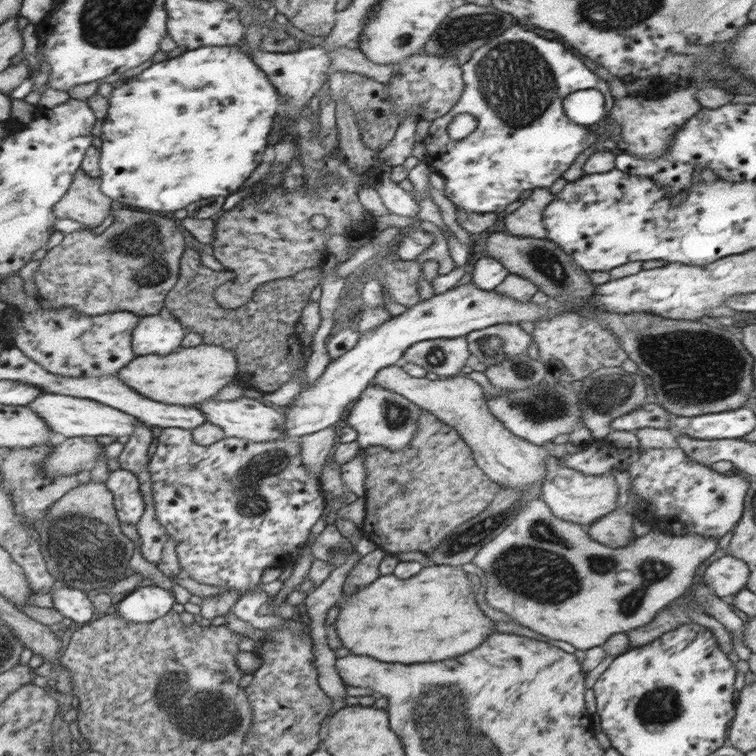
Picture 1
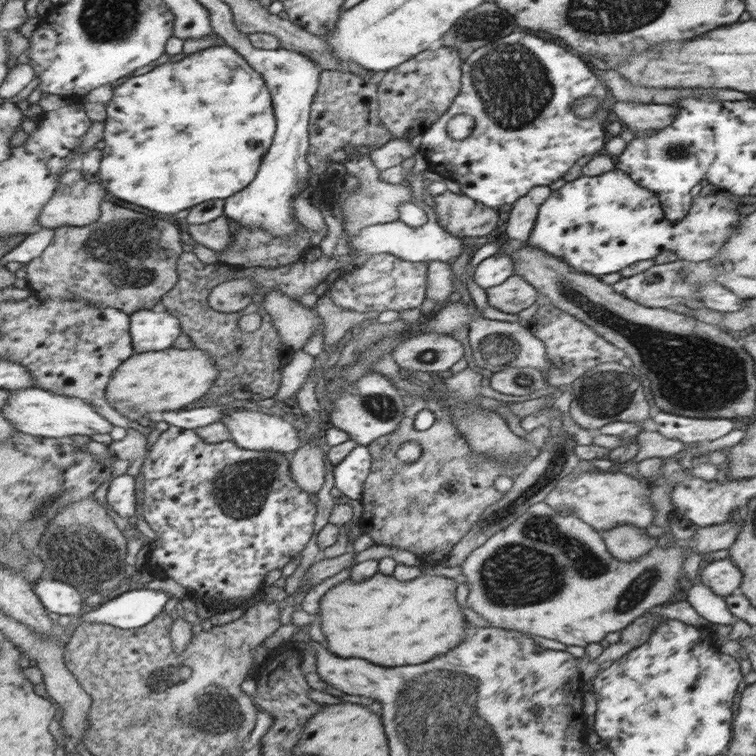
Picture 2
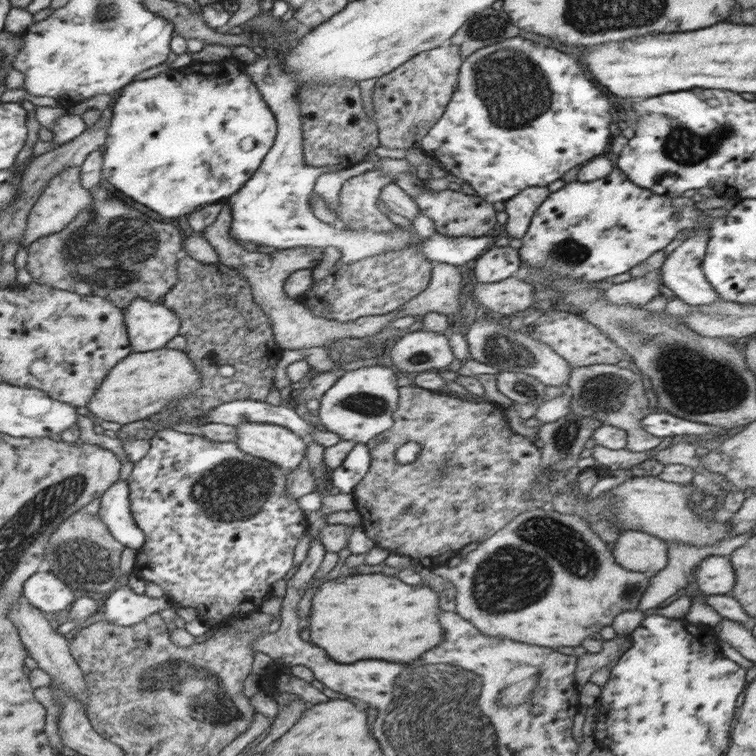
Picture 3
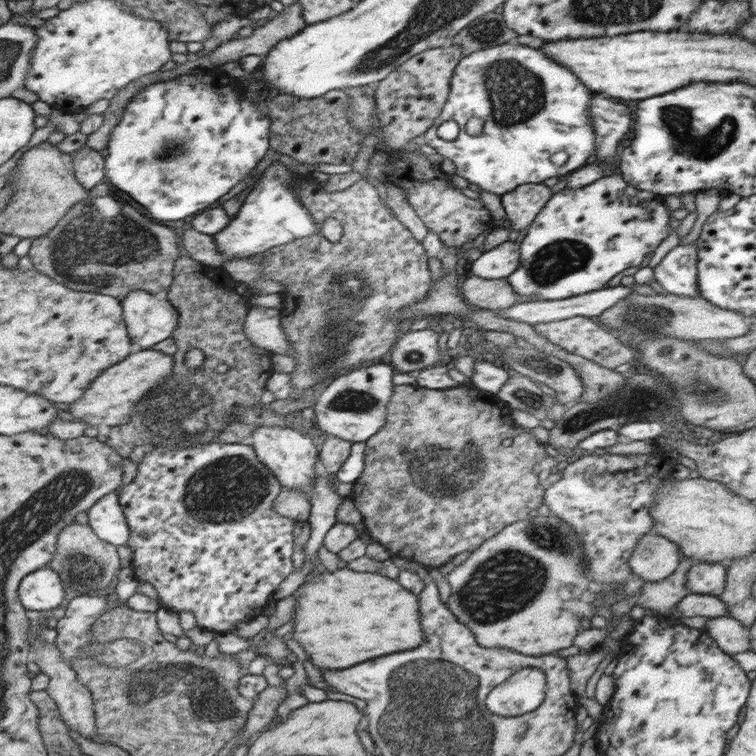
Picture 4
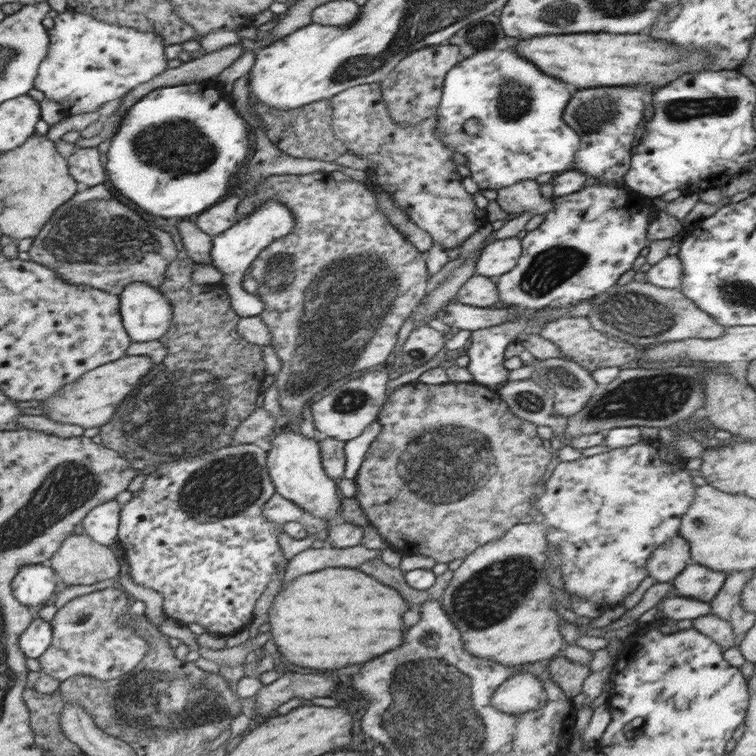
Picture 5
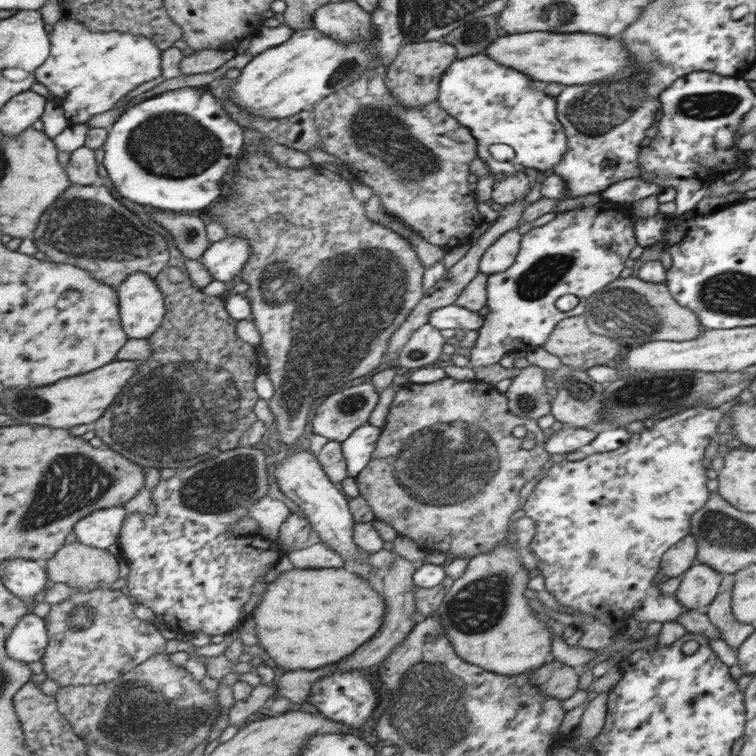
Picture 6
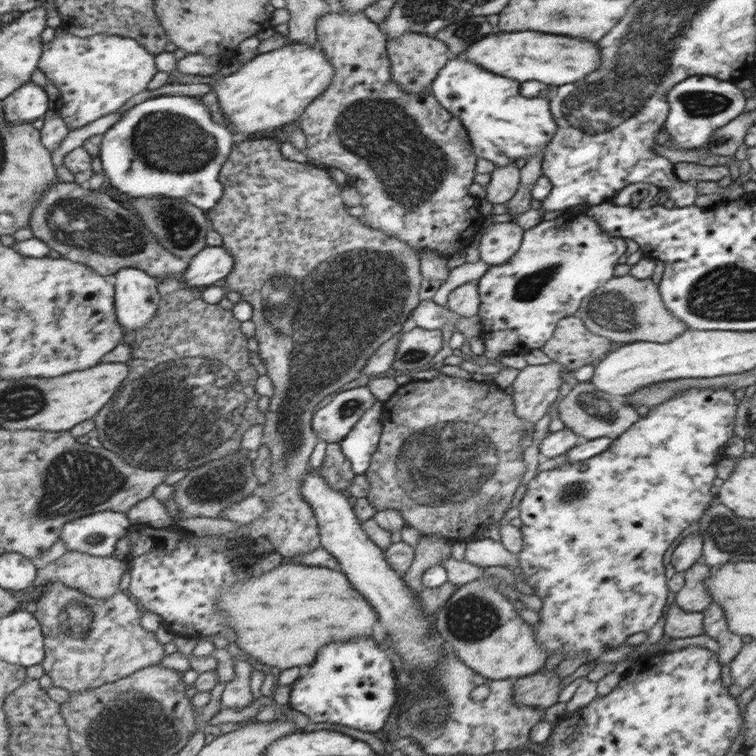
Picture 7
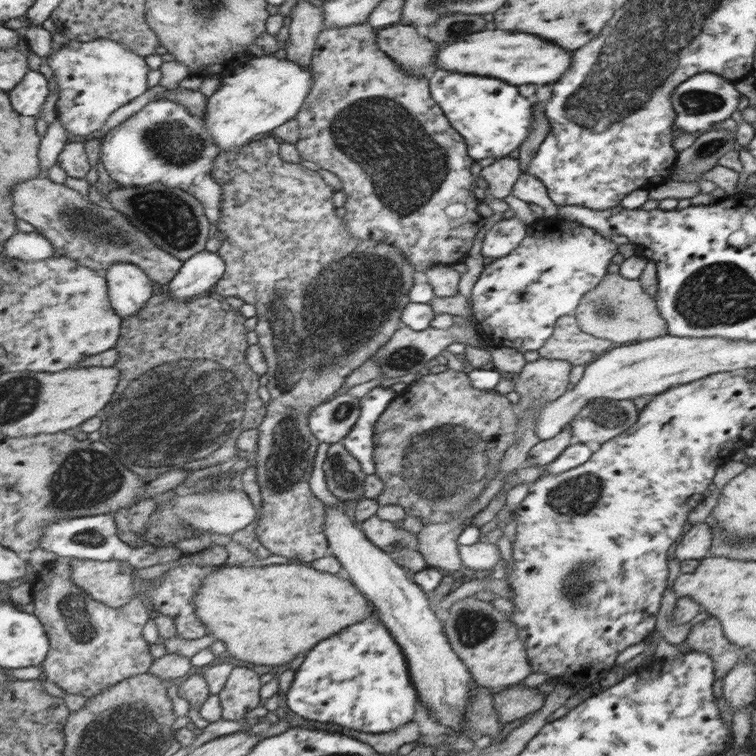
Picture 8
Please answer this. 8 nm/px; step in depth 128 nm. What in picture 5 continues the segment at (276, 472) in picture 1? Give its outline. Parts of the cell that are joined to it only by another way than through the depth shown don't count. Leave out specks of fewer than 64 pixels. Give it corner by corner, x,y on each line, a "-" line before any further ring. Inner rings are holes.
251,443
229,445
211,452
204,452
197,457
159,463
155,471
146,475
145,483
136,493
136,496
132,496
132,499
129,499
127,504
122,507
118,539
122,550
125,552
124,556
128,560
129,575
137,584
153,588
153,590
163,594
165,598
164,609
169,615
168,618
177,619
185,625
194,622
204,627
211,634
217,633
223,636
235,634
235,630
239,630
243,624
247,624
251,620
255,600
261,596
265,586
275,578
275,574
279,570
283,570
287,566
287,560
283,558
283,552
277,544
277,538
283,532
283,524
275,523
262,514
263,504
266,504
267,500
275,494
273,482
270,480
269,466
266,462
266,452

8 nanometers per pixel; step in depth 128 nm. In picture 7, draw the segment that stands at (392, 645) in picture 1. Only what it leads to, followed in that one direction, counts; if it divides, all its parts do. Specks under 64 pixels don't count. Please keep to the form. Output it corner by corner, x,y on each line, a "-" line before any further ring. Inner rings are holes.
283,564
277,566
257,578
247,578
237,588
223,590
217,598
217,611
227,615
228,628
236,633
236,639
231,648
234,652
250,655
260,664
275,666
280,671
293,666
309,666
319,650
319,644
343,642
349,638
367,638
371,636
371,628
377,622
373,608
363,600
363,596
353,590
347,578
335,569
303,566
301,564

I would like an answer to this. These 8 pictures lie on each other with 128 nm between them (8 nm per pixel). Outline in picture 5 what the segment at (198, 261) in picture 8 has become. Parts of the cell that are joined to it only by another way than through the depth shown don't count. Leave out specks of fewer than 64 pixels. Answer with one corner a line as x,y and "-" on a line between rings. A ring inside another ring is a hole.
265,199
253,211
239,217
232,227
214,236
214,248
211,252
213,265
221,271
220,282
223,283
223,286
227,287
227,295
231,297
229,306
237,316
250,317
259,315
263,309
261,299
257,295
247,293
241,288
243,270
251,262
254,262
253,258
258,256
259,252
262,252
263,248
267,247
267,244
271,244
271,242
281,238
281,236
286,236
291,230
293,230
293,213
283,203

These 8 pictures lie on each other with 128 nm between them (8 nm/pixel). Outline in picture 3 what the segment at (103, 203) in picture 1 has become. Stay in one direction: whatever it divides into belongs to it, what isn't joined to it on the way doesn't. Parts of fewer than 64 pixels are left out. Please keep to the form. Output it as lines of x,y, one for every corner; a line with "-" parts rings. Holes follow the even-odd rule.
69,166
61,174
51,180
51,183
40,196
37,204
33,206
29,216
27,228
25,228
25,238
20,244
30,246
37,239
49,236
50,234
61,232
67,228
83,210
91,210
93,204
92,189
87,189
82,183
82,168
79,166

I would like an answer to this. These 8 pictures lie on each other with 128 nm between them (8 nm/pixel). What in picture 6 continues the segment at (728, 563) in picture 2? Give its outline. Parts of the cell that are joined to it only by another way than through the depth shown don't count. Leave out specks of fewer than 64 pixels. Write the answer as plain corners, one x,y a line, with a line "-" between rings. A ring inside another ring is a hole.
694,562
689,570
680,575
678,590
673,592
675,599
686,610
695,610
699,606
707,606
719,594
721,573
699,562

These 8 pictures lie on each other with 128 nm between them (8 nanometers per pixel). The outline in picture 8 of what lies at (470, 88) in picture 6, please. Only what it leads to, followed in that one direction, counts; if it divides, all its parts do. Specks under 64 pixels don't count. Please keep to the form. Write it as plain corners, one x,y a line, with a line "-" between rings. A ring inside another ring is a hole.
437,68
428,80
430,95
447,116
451,128
466,140
467,152
476,161
489,156
494,160
506,158
526,140
533,122
533,108
527,98
517,94
515,85
498,77
469,76
469,73

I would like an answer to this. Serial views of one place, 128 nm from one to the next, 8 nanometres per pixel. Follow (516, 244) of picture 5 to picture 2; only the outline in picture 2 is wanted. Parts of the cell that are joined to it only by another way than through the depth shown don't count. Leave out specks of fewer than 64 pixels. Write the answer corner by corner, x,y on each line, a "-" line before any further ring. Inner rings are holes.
499,248
493,255
481,260
475,268
472,280
482,289
501,284
513,274
513,262
508,252

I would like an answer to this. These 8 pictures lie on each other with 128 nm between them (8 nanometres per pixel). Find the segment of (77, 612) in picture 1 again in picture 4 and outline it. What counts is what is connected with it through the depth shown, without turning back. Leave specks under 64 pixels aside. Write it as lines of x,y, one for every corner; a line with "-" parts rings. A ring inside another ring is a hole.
52,565
35,570
22,580
19,586
19,597
30,613
42,610
55,610
62,606
67,592
61,582
61,574

